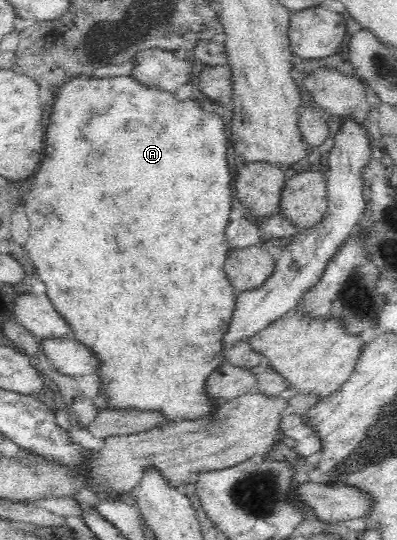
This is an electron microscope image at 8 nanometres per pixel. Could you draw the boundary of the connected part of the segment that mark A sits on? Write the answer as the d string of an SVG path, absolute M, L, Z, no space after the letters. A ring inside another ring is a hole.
M76 76L66 82L66 86L60 92L60 98L56 100L42 164L34 174L34 184L30 191L24 194L22 202L30 220L30 236L24 243L23 249L30 254L40 274L38 276L40 280L46 282L48 286L46 296L70 326L70 337L90 348L94 357L98 359L96 373L102 380L102 392L108 396L108 409L160 411L166 417L166 422L174 422L211 419L221 405L207 392L206 381L214 369L220 368L220 365L227 362L225 355L224 358L219 358L216 354L222 352L224 348L223 338L229 331L228 327L231 326L230 322L237 305L234 287L224 269L227 253L230 250L225 235L226 225L235 214L232 209L233 192L230 186L232 176L228 169L226 149L225 124L217 112L206 113L196 101L176 100L172 93L138 84L132 76L107 79ZM82 124L84 124L84 138L82 136L76 138L76 132L82 130Z

